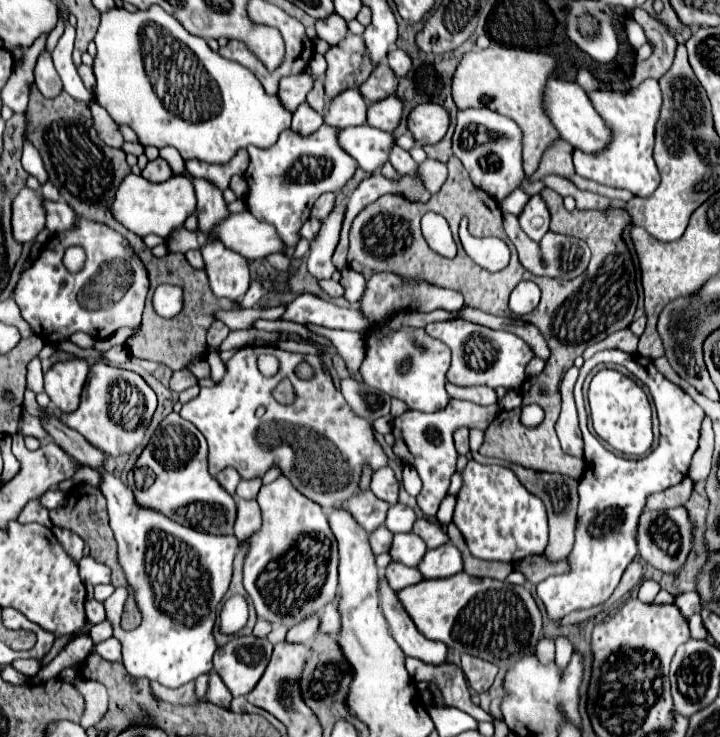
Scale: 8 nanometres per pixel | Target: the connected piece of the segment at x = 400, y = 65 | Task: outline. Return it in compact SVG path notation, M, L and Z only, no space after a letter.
M401 52L401 56L387 56L387 64L391 66L397 78L405 76L411 70L411 58L405 52Z

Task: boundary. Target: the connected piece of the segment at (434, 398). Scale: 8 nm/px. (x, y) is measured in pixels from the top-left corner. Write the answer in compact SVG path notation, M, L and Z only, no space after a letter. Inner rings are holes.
M381 324L377 326L377 332L367 336L365 340L361 378L365 384L403 400L409 406L409 410L437 412L443 410L449 400L449 394L445 390L445 374L449 370L449 362L451 350L447 348L447 344L427 336L425 330L401 328L395 332L387 324ZM405 358L411 358L411 370L407 374L399 374L399 364Z

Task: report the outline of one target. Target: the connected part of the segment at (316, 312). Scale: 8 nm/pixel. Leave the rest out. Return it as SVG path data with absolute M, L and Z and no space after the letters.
M301 294L287 304L281 320L291 320L297 324L317 324L325 328L341 328L353 332L365 332L369 320L359 316L359 310L341 310L335 304L329 304L313 294Z

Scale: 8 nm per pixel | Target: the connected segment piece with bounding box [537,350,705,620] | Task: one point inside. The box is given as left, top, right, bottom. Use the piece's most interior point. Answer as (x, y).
(612, 493)

